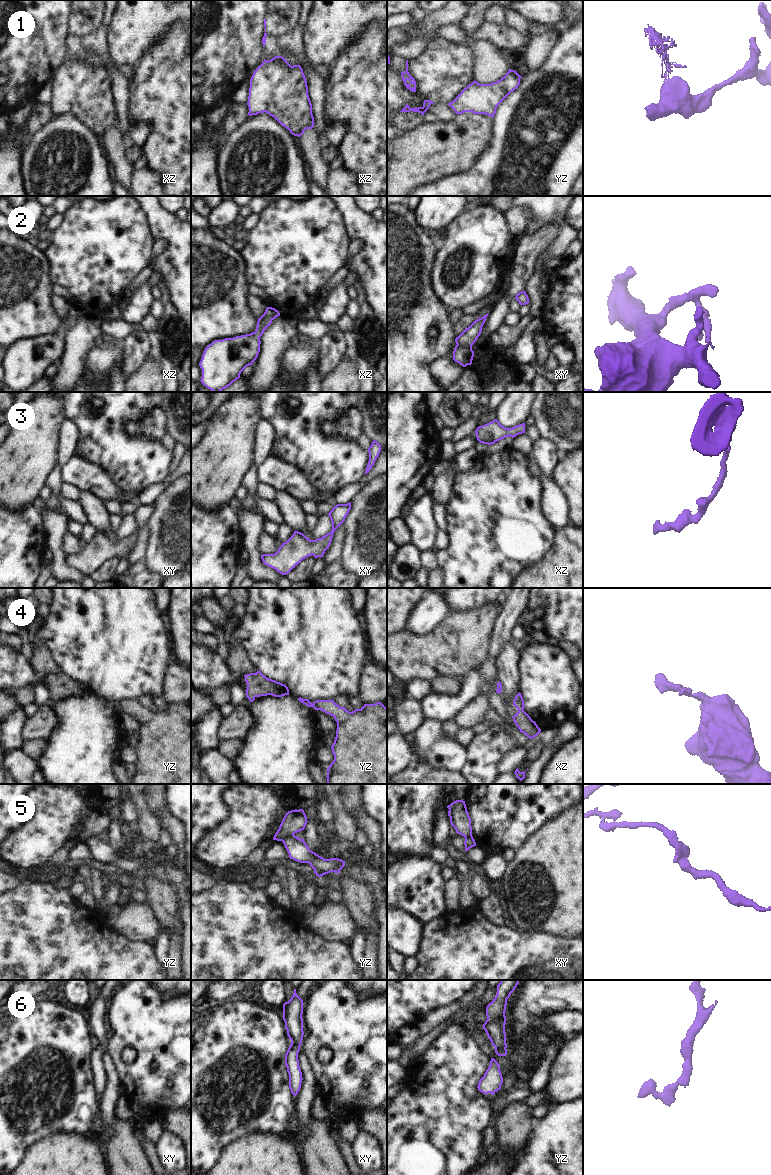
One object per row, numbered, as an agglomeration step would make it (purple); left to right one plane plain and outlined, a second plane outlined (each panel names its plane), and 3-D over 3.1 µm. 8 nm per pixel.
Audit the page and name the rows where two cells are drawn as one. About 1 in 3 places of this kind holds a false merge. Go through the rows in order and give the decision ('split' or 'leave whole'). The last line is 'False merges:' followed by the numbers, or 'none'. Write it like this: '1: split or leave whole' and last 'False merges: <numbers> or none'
1: split
2: split
3: leave whole
4: leave whole
5: split
6: leave whole
False merges: 1, 2, 5

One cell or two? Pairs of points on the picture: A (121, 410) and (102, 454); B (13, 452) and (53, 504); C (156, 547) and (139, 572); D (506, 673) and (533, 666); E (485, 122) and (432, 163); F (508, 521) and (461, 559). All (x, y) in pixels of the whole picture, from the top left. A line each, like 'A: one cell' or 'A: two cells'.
A: one cell
B: two cells
C: two cells
D: two cells
E: one cell
F: one cell

